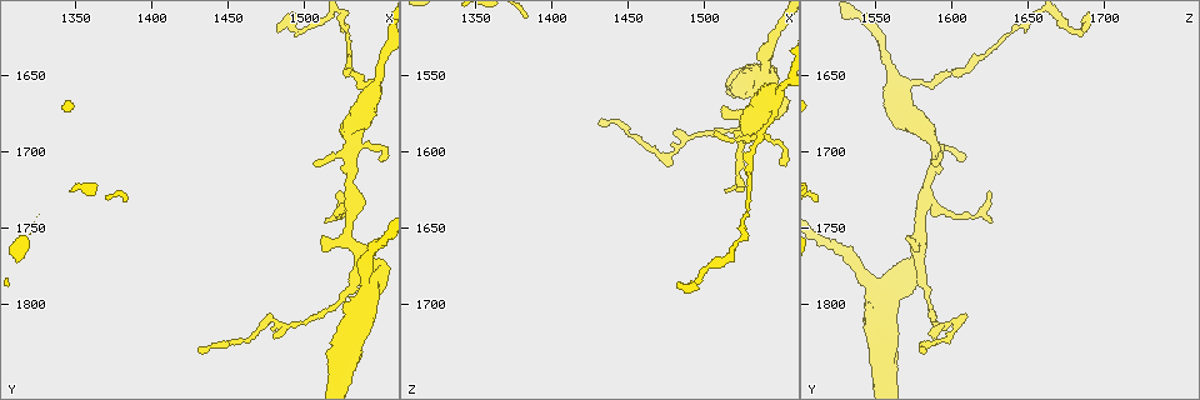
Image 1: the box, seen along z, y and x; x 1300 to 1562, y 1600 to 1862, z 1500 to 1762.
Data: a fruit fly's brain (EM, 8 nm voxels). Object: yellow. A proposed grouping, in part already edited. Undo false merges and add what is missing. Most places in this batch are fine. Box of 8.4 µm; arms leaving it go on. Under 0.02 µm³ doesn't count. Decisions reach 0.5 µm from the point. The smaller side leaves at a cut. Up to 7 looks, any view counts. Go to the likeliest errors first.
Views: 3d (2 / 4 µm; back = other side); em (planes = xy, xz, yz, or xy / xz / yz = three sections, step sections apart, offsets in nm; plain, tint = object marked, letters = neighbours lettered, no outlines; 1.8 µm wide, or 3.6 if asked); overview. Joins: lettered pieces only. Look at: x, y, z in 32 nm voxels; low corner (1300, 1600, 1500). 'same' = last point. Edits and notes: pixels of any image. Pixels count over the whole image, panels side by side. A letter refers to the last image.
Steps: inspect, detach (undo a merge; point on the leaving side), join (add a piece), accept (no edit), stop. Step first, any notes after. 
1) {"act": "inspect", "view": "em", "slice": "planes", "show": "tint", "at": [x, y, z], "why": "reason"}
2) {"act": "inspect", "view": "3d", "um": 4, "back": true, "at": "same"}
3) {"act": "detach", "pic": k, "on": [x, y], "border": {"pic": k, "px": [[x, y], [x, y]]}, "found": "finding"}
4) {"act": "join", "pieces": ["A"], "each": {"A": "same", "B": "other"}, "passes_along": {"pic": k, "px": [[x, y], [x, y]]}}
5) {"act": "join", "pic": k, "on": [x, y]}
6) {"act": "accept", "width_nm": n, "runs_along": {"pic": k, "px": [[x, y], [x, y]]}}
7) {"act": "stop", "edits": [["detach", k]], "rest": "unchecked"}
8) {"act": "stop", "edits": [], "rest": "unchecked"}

{"act": "inspect", "view": "em", "slice": "xy", "step": 4, "show": "tint", "at": [1512, 1754, 1572], "why": "an open end"}

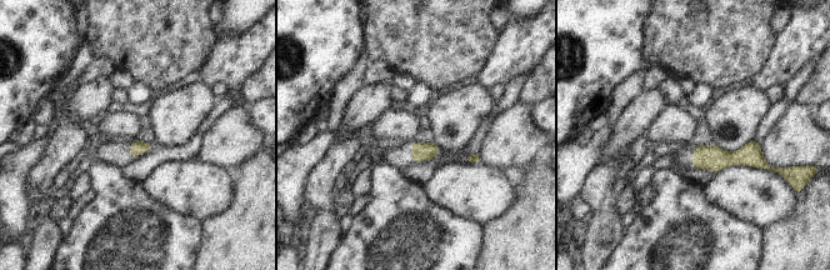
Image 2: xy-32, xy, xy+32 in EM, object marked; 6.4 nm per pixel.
{"act": "inspect", "view": "em", "slice": "xy", "step": 4, "show": "letters", "at": "same", "why": "see the neighbours"}

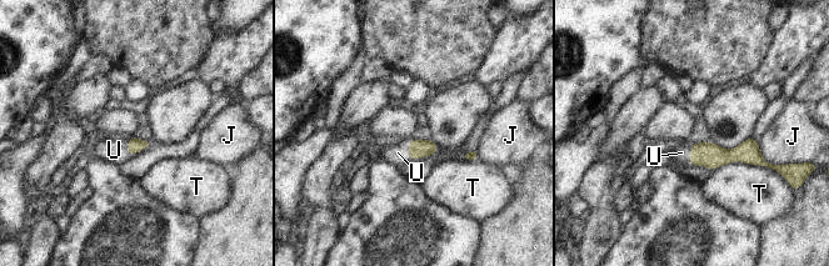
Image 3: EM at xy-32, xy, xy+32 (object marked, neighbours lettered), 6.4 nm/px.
{"act": "join", "pieces": ["U"], "longest_contact_nm": ["T", 400], "each": {"J": "other", "T": "other", "U": "same"}, "passes_along": {"pic": 3, "px": [[418, 149], [409, 149], [398, 152]]}, "found": "it goes on there"}

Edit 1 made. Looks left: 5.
{"act": "inspect", "view": "overview"}

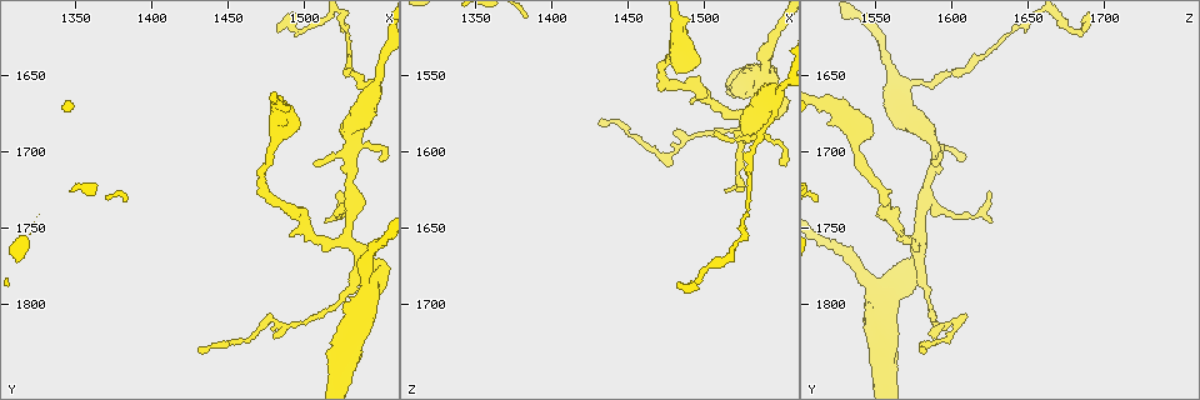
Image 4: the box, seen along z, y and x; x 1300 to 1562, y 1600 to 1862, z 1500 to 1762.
{"act": "inspect", "view": "3d", "um": 4, "at": [1548, 1660, 1566], "why": "side arm on a straight run"}

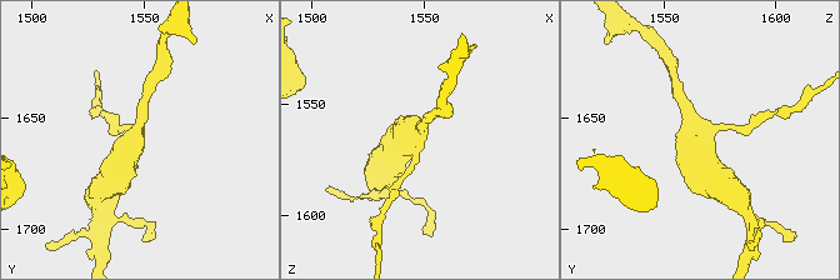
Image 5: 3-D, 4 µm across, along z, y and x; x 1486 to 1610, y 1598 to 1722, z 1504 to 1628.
{"act": "inspect", "view": "em", "slice": "xz", "step": 4, "show": "tint", "at": [1547, 1660, 1565], "arms": 3}

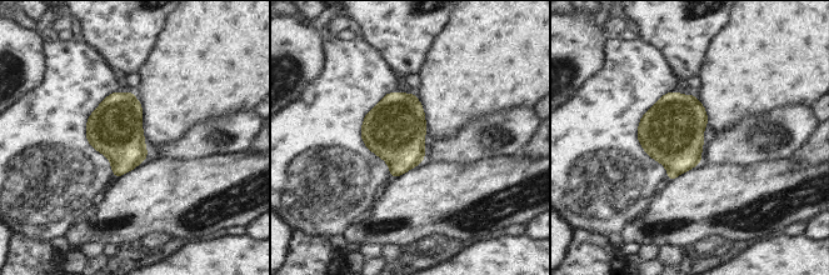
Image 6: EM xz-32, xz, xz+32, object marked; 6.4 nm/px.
{"act": "inspect", "view": "em", "slice": "planes", "show": "letters", "at": "same", "why": "cut it another way"}

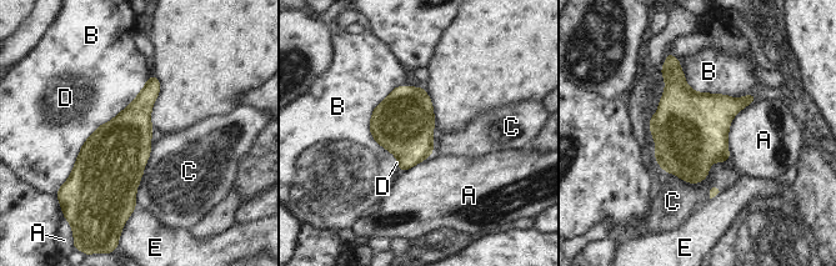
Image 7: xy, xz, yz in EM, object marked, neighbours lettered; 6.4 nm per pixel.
{"act": "accept", "each": {"A": "other", "B": "other", "C": "other", "D": "other", "E": "other"}, "border": {"pic": 7, "px": [[729, 160], [699, 182], [664, 172]]}, "found": "one neuron here"}

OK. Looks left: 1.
{"act": "inspect", "view": "em", "slice": "planes", "show": "letters", "at": [1524, 1726, 1624], "why": "tapers out"}

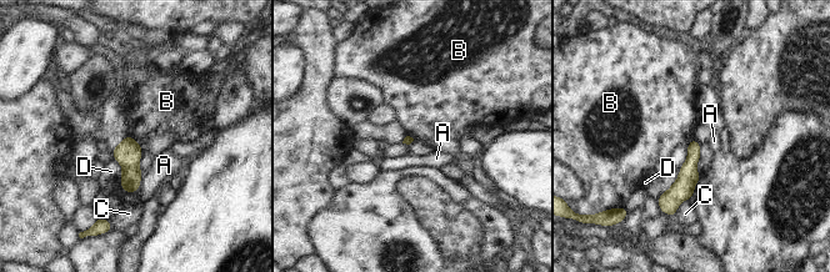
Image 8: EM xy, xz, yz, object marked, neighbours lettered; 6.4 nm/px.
{"act": "accept", "longest_contact_nm": ["C", 190], "each": {"A": "other", "B": "other", "C": "other", "D": "other"}, "runs_along": {"pic": 8, "px": [[694, 144], [685, 185], [666, 208]]}, "found": "none of them fits"}

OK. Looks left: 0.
{"act": "stop", "edits": [["join", 3]], "rest": "unchecked"}

